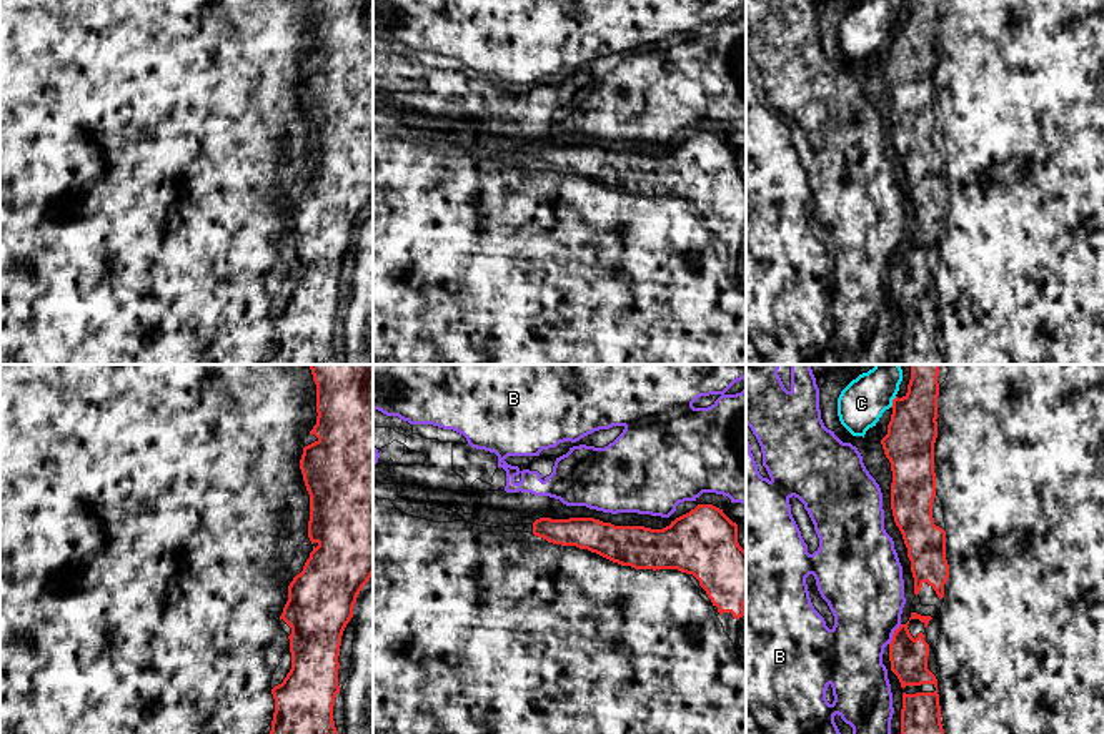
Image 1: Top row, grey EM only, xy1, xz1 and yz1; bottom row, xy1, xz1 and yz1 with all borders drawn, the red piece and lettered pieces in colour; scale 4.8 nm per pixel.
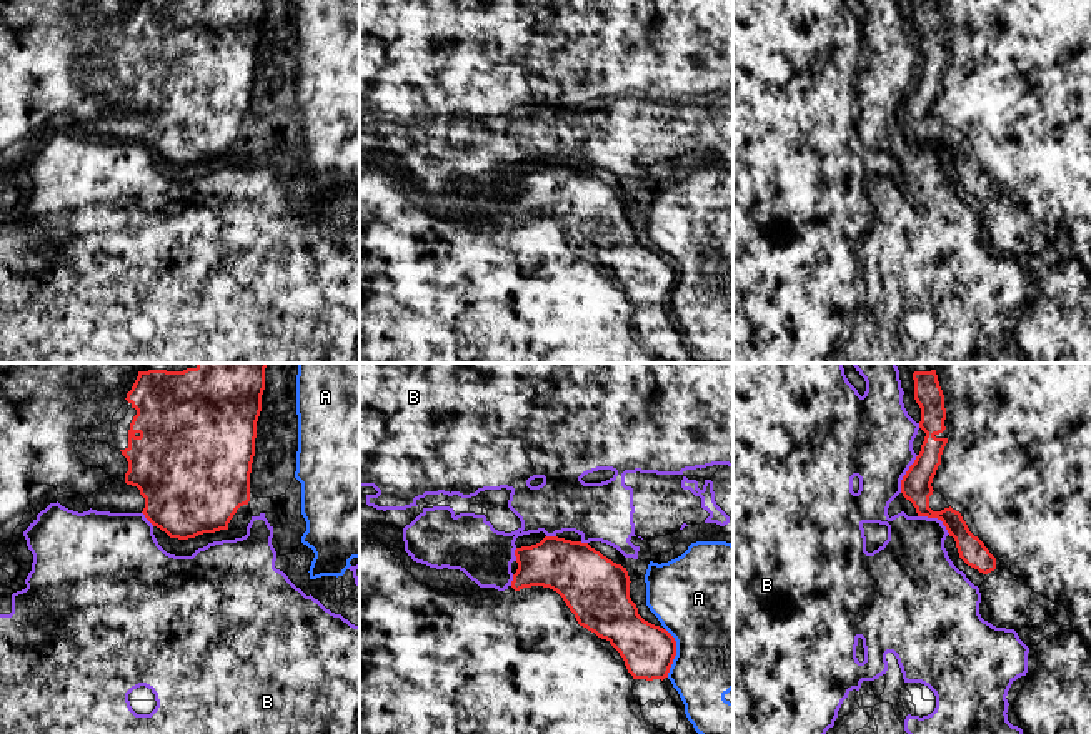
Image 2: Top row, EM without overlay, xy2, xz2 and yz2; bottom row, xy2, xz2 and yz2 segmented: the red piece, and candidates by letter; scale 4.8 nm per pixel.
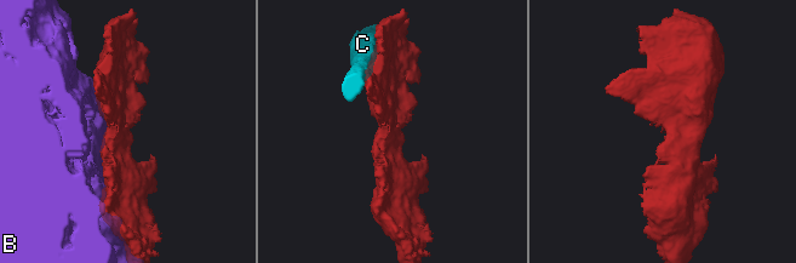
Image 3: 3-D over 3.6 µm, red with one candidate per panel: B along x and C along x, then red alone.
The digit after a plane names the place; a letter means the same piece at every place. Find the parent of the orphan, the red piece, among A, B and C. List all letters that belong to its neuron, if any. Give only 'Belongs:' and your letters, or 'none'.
Belongs: none

